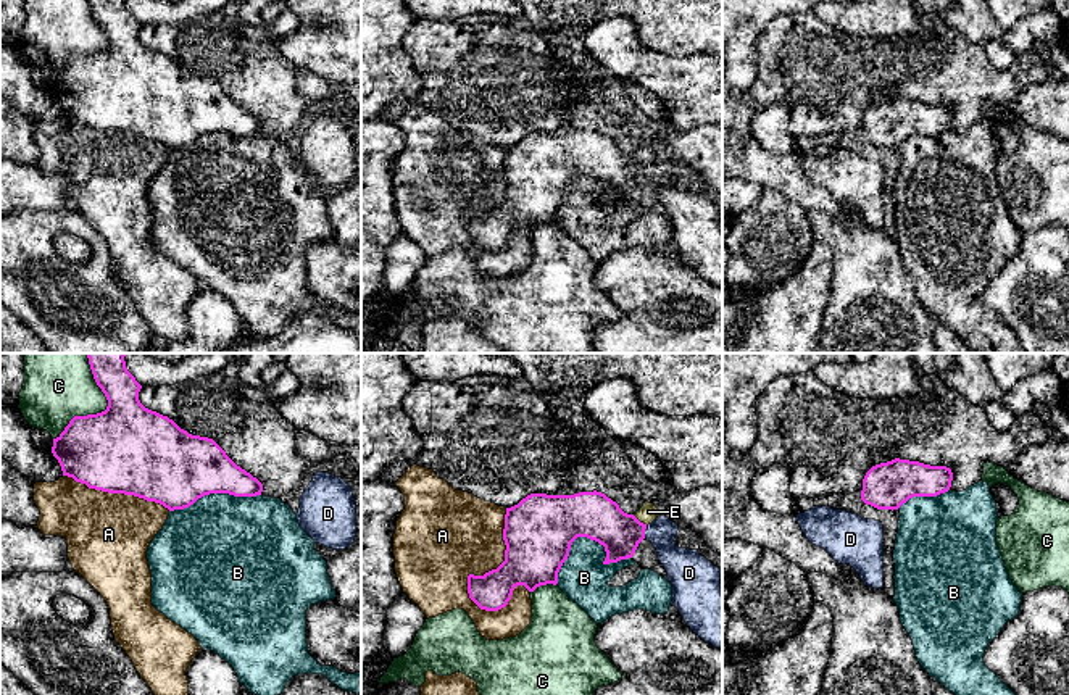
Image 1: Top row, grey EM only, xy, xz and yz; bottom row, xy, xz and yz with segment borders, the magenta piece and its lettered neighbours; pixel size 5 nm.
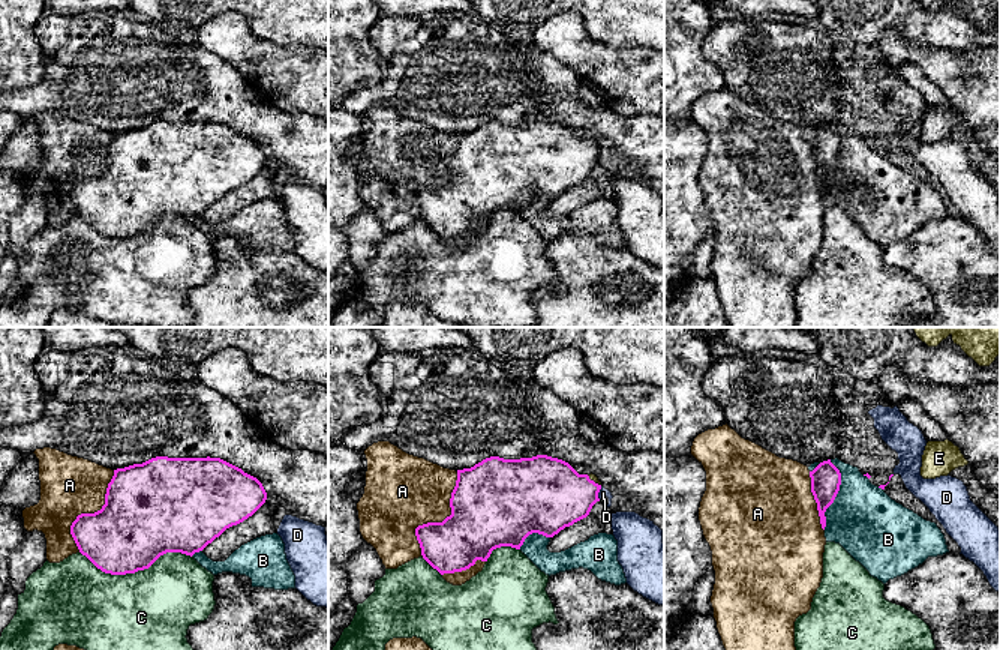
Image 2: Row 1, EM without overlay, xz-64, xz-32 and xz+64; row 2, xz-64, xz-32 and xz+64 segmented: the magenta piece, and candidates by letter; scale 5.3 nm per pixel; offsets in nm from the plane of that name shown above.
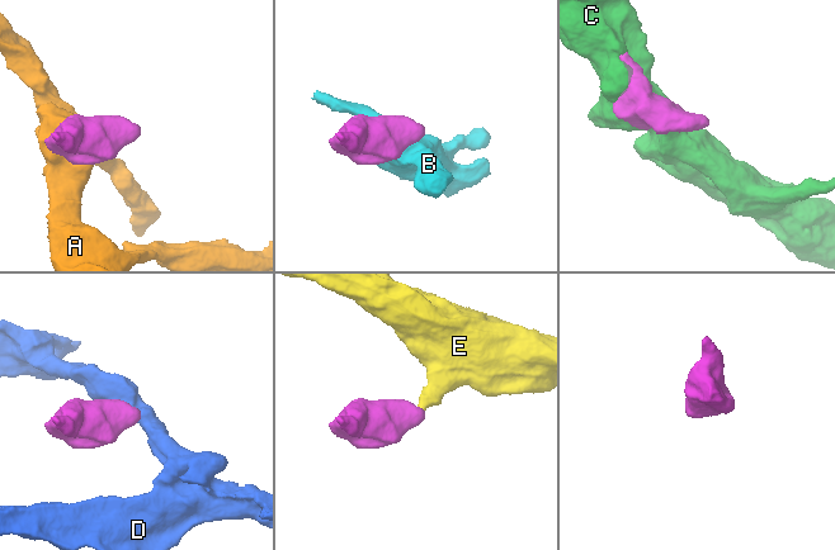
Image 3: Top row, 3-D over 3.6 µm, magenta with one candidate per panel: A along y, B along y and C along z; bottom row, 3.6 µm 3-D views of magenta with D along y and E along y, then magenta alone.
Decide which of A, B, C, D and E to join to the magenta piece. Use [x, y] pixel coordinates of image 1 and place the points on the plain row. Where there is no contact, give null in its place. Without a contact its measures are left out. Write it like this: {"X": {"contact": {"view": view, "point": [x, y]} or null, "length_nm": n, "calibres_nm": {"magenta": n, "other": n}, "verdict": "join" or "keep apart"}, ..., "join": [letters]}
{"A": {"contact": {"view": "xz", "point": [492, 208]}, "length_nm": 550, "calibres_nm": {"magenta": 300, "other": 420}, "verdict": "keep apart"}, "B": {"contact": {"view": "xz", "point": [587, 176]}, "length_nm": 400, "calibres_nm": {"magenta": 360, "other": 240}, "verdict": "keep apart"}, "C": {"contact": {"view": "xy", "point": [102, 50]}, "length_nm": 440, "calibres_nm": {"magenta": 460, "other": 300}, "verdict": "keep apart"}, "D": {"contact": {"view": "xz", "point": [644, 171]}, "length_nm": 70, "calibres_nm": {"magenta": 220, "other": 180}, "verdict": "keep apart"}, "E": {"contact": {"view": "xz", "point": [639, 160]}, "length_nm": 90, "calibres_nm": {"magenta": 240, "other": 90}, "verdict": "join"}, "join": ["E"]}

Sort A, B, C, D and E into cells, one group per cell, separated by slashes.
A / B / C / D / E

